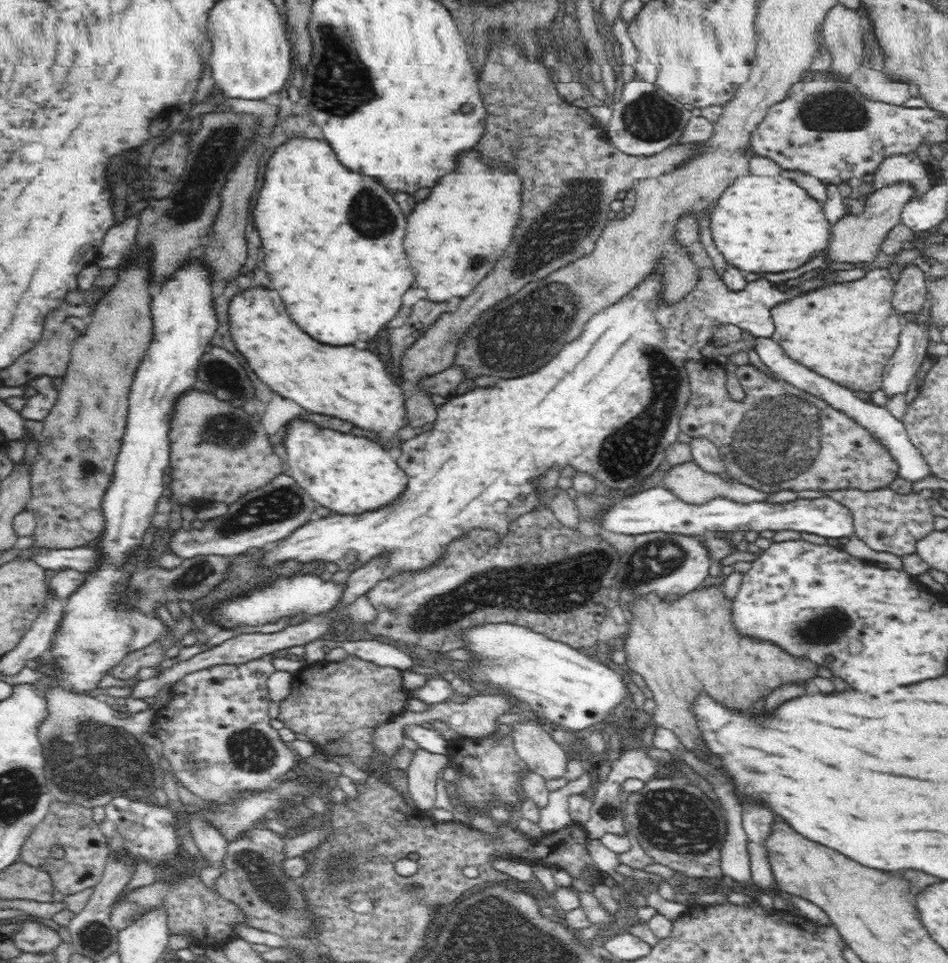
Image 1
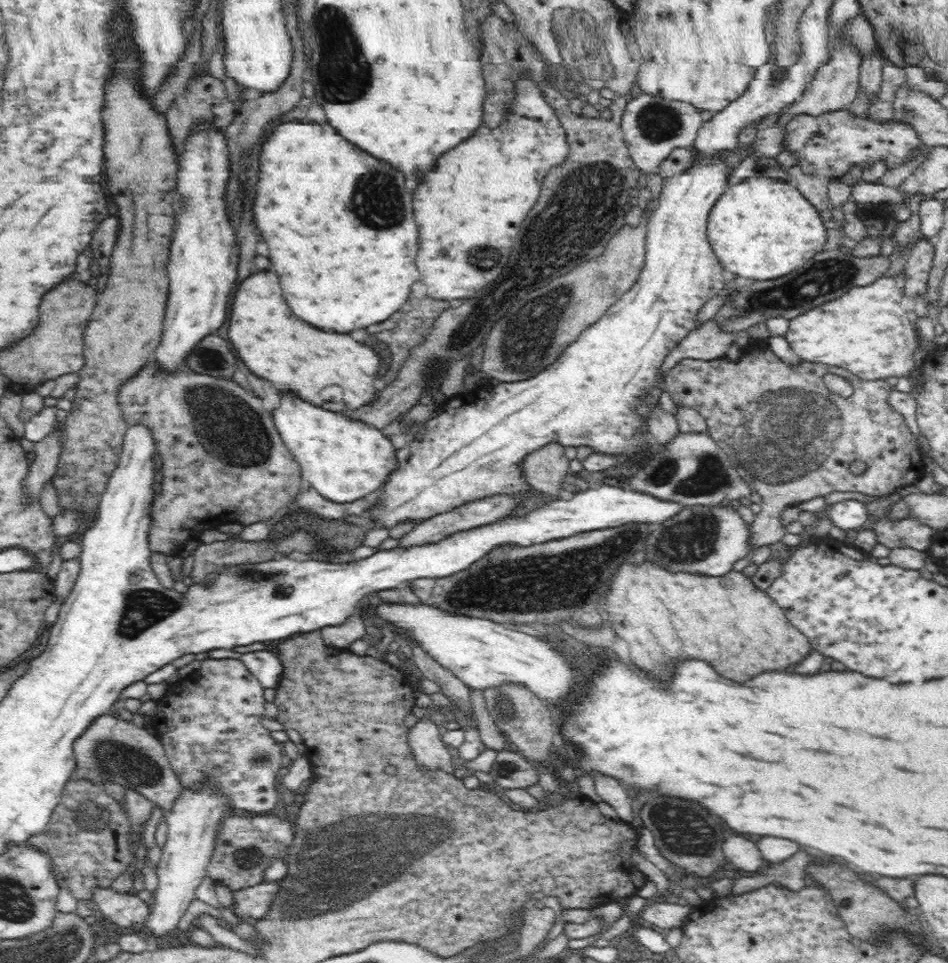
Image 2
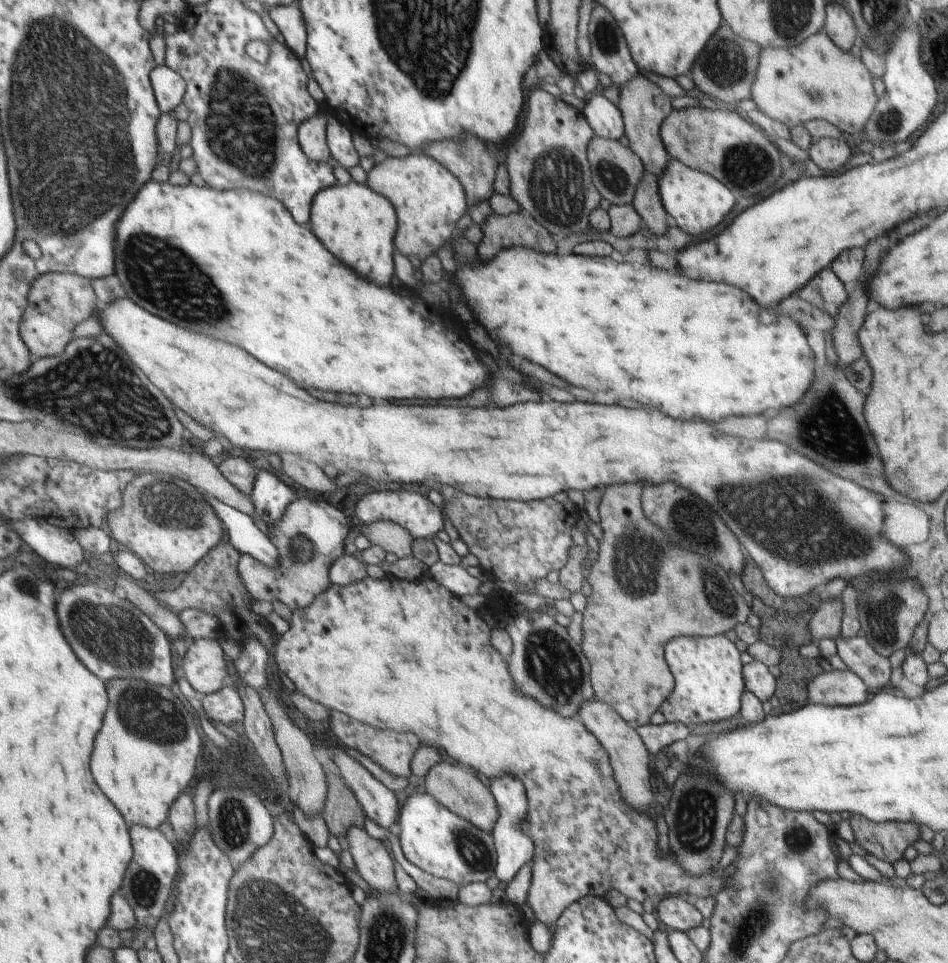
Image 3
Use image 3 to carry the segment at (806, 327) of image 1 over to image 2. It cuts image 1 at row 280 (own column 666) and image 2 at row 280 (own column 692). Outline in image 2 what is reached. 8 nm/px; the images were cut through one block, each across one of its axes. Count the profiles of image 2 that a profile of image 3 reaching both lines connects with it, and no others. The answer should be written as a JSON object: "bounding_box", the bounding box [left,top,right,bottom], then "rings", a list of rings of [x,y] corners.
{"bounding_box":[784,278,918,380],"rings":[[[878,278],[873,284],[854,287],[842,298],[826,302],[808,314],[800,314],[789,320],[789,330],[784,334],[792,351],[807,362],[830,364],[842,367],[864,380],[886,380],[890,376],[917,376],[918,364],[914,361],[917,349],[917,336],[914,325],[908,319],[908,313],[902,308],[903,290],[898,287],[894,278]]]}

